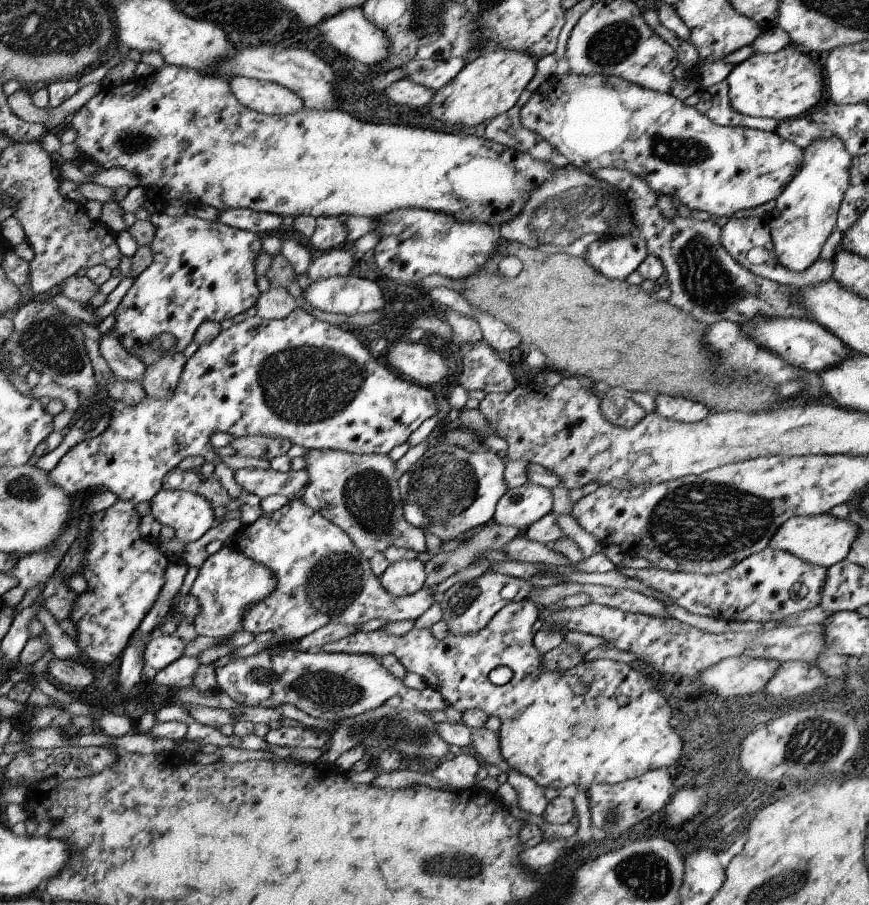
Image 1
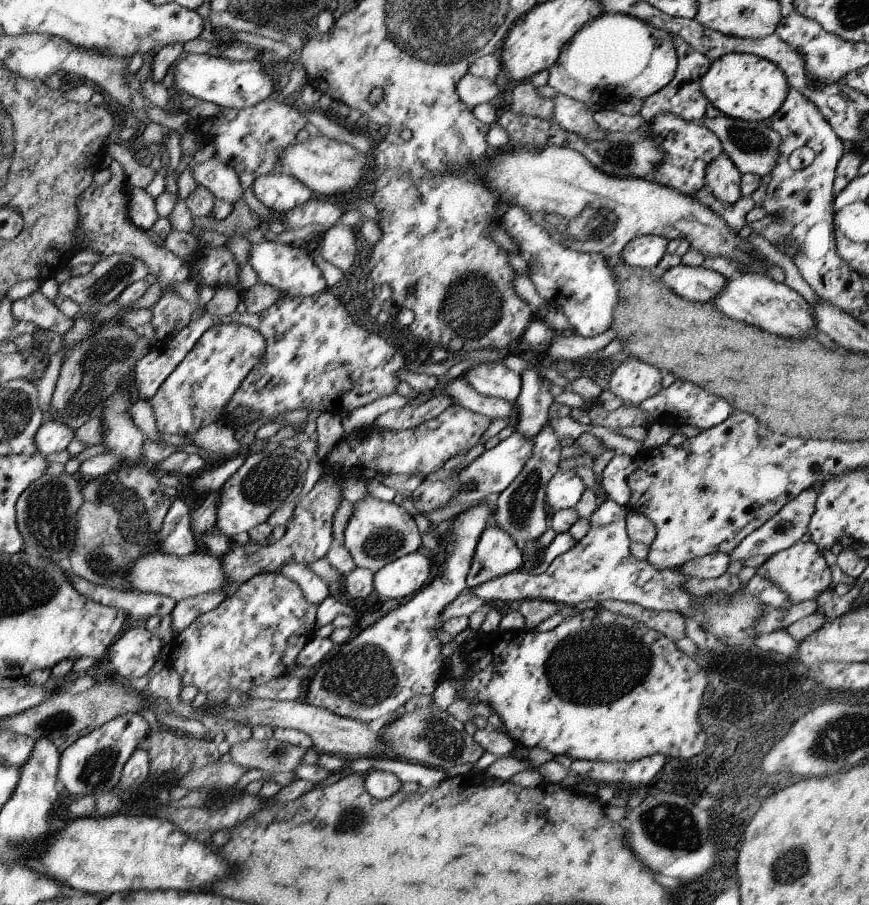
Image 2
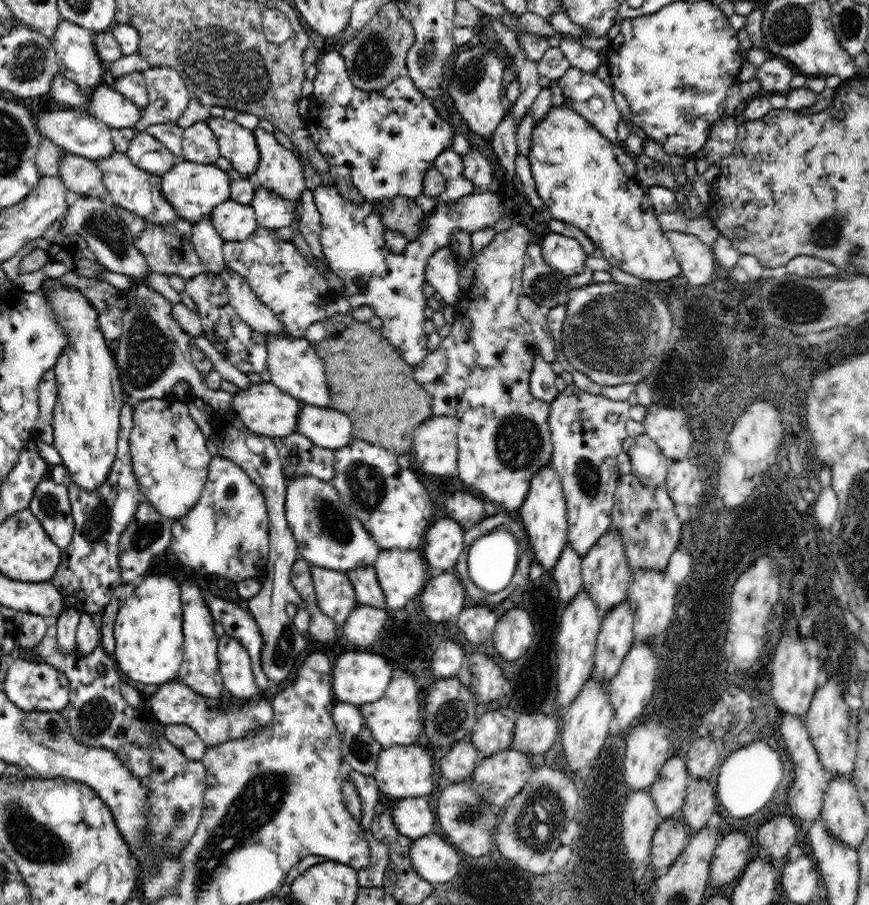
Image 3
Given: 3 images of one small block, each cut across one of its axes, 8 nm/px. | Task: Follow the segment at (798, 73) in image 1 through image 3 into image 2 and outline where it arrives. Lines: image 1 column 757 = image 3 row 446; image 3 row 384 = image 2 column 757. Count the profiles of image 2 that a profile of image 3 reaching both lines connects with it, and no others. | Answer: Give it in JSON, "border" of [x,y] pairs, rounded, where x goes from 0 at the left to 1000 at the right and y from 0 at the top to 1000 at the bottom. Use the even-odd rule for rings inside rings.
{"border":[[[834,60],[823,66],[807,86],[807,102],[832,128],[855,135],[885,135],[908,104],[908,93],[899,75],[867,60]]]}

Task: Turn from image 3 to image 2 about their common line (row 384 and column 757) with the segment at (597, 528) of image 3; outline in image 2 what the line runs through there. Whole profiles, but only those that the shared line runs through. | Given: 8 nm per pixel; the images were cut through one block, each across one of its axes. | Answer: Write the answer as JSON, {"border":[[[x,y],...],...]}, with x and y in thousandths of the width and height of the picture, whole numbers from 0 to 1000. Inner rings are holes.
{"border":[[[919,597],[910,606],[885,614],[883,621],[878,621],[871,628],[869,636],[878,641],[883,639],[892,650],[899,650],[906,656],[910,670],[922,667],[922,665],[938,665],[949,652],[954,652],[954,645],[956,645],[956,632],[947,619],[947,612],[933,597],[931,599]]]}

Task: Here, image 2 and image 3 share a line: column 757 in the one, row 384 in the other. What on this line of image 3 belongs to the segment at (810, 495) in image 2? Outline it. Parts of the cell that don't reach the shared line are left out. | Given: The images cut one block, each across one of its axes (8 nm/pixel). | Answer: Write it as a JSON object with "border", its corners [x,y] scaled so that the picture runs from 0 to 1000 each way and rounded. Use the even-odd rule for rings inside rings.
{"border":[[[619,389],[619,391],[614,393],[612,413],[610,413],[610,418],[608,418],[608,427],[610,427],[612,440],[617,440],[617,442],[621,442],[621,444],[631,444],[631,446],[638,444],[640,438],[644,435],[644,433],[640,431],[640,427],[638,427],[642,413],[635,411],[633,402],[635,402],[635,400],[626,398],[624,391]]]}

